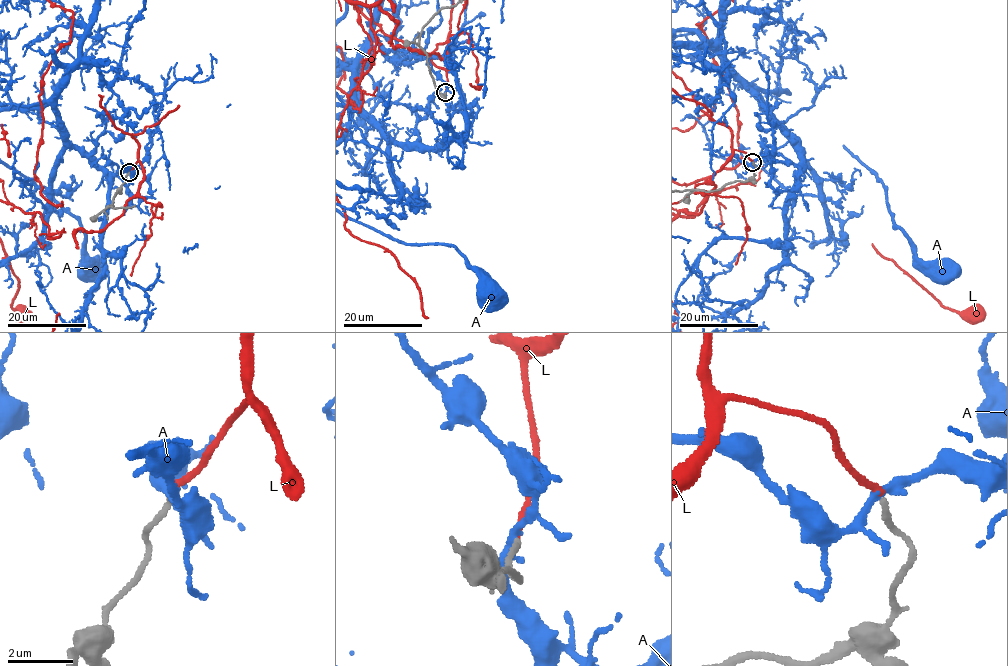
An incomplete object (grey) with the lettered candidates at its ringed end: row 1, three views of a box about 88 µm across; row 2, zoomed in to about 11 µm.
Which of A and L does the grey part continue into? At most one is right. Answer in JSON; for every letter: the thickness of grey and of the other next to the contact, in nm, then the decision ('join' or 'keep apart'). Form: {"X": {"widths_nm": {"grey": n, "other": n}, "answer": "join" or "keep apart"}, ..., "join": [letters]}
{"A": {"widths_nm": {"grey": 170, "other": 280}, "answer": "keep apart"}, "L": {"widths_nm": {"grey": 170, "other": 200}, "answer": "join"}, "join": ["L"]}

